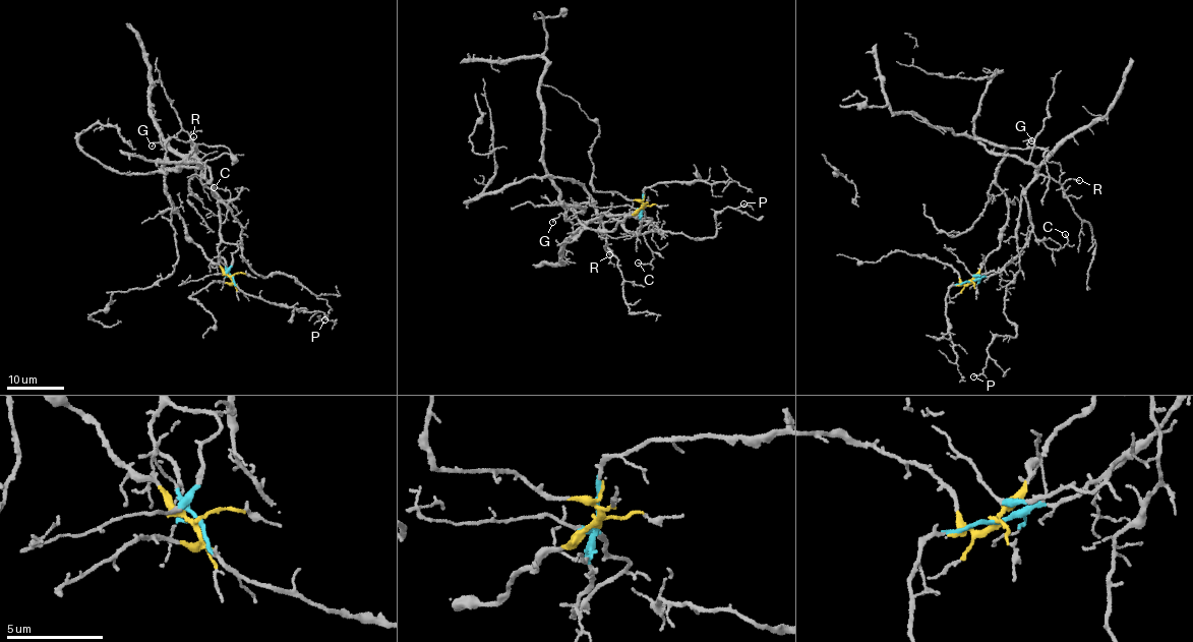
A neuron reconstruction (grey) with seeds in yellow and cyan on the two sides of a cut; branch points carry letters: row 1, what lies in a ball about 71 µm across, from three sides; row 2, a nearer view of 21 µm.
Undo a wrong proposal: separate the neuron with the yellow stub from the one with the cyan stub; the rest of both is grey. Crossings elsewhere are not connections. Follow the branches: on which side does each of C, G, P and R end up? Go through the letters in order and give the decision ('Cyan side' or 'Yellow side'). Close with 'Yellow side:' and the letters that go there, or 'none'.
C: Cyan side
G: Yellow side
P: Cyan side
R: Cyan side
Yellow side: G

